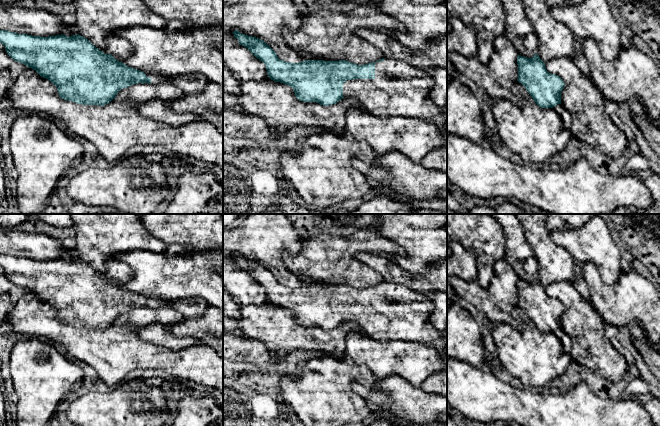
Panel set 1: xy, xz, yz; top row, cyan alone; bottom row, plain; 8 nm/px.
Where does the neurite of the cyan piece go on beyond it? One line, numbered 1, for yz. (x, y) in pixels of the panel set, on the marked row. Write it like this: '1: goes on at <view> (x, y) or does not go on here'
1: does not go on here

